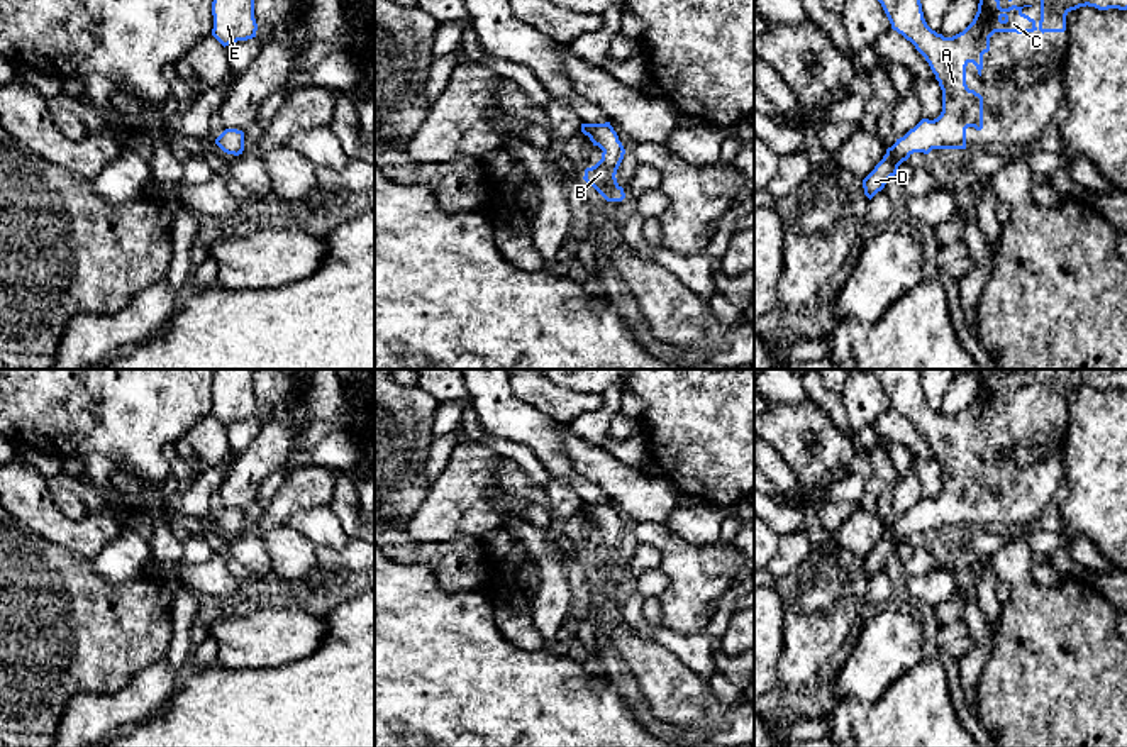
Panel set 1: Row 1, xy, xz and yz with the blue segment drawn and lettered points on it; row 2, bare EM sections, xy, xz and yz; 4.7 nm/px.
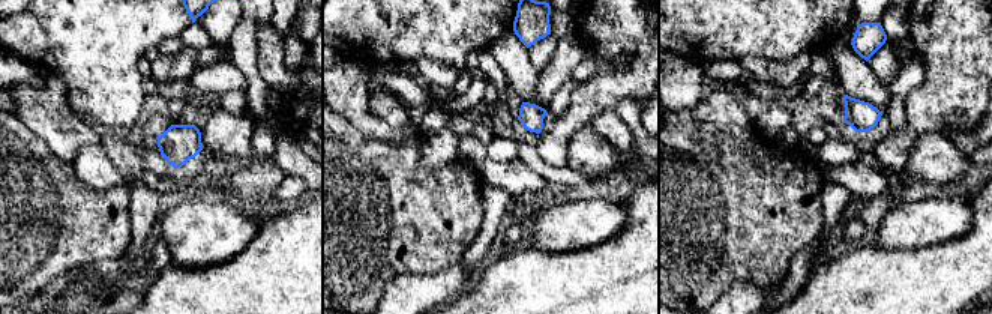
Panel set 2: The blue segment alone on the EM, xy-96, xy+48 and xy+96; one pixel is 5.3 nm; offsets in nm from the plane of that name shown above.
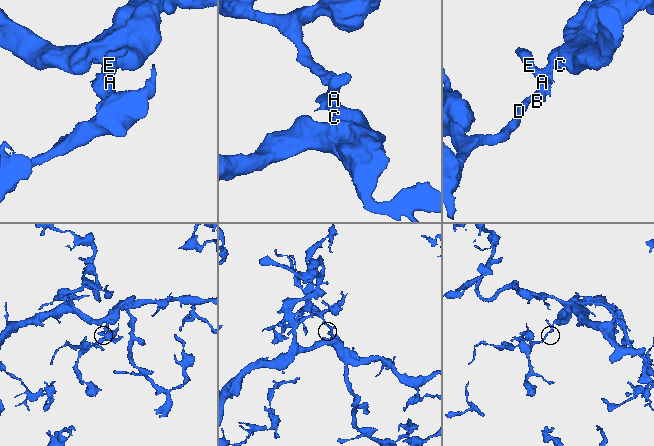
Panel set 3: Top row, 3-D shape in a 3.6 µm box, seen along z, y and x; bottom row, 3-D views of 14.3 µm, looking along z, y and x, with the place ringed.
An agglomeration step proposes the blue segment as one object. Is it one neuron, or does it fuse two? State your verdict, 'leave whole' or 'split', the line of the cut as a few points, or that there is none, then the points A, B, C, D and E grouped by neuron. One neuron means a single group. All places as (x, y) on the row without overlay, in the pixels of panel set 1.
leave whole; cut none; groups A B C D E

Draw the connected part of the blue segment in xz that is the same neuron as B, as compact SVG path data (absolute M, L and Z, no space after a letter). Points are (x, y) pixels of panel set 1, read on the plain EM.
M581 503L581 512L590 517L593 525L598 525L602 539L585 549L583 559L593 566L607 581L622 581L625 578L624 567L617 562L617 549L624 539L625 528L619 520L617 512L605 503Z

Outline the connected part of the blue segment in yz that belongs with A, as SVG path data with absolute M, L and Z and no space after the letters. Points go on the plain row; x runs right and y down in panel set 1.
M871 369L876 379L881 383L891 408L910 420L915 429L925 437L939 466L942 469L942 491L937 498L922 498L913 508L886 528L883 539L874 549L863 559L864 574L871 579L878 571L885 567L888 559L897 554L898 545L907 540L913 532L929 534L932 528L966 528L966 508L983 508L983 476L966 464L966 445L973 442L981 456L983 434L990 430L990 417L995 412L1017 412L1027 413L1034 410L1044 412L1064 412L1066 395L1080 386L1095 386L1098 390L1119 388L1127 390L1127 369L1010 369L1008 381L1017 374L1022 378L1041 379L1041 400L1035 401L1022 391L1024 386L1012 385L1008 388L1000 386L997 371L988 374L980 373L978 391L973 401L959 413L944 417L932 410L922 391L919 369Z

